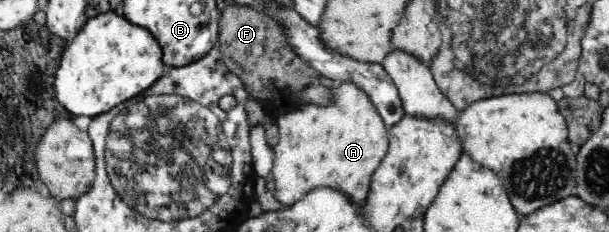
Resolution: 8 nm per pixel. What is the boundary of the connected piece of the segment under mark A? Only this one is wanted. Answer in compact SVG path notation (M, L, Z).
M353 80L335 81L330 95L332 96L326 104L302 104L275 118L279 127L279 140L274 145L275 157L271 170L276 181L273 193L285 206L295 203L304 193L317 186L341 189L343 193L349 193L347 196L351 200L355 199L353 202L359 207L367 204L372 173L388 150L388 127L367 92Z

